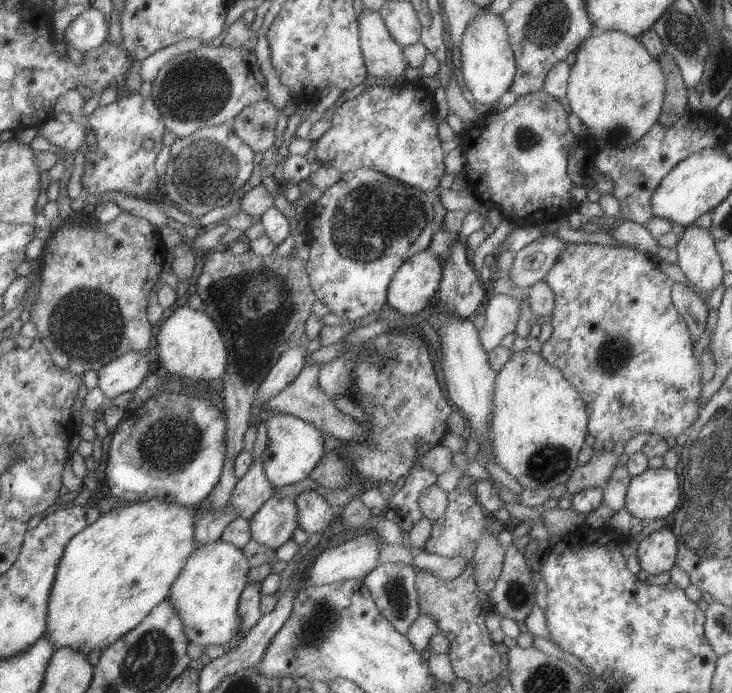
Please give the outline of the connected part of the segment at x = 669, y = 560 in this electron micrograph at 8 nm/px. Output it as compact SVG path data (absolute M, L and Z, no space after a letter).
M669 525L645 536L635 546L640 568L652 575L669 571L675 562L676 542Z

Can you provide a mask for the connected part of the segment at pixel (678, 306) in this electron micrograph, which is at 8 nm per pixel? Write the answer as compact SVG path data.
M682 283L671 285L670 297L675 310L687 325L691 340L695 342L706 331L708 306Z

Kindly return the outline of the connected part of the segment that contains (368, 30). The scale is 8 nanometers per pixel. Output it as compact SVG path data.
M363 10L356 16L358 24L359 48L364 58L368 76L389 79L403 79L404 61L401 46L397 44L379 11Z

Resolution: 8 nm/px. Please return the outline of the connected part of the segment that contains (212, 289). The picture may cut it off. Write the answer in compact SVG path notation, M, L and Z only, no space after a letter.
M216 247L213 250L206 252L199 260L199 264L197 264L197 271L196 277L193 282L193 286L191 291L195 292L202 302L202 307L200 308L201 312L205 313L211 320L216 324L217 328L220 332L221 340L223 340L223 344L226 350L226 365L223 374L220 376L223 388L223 399L222 403L224 404L223 412L226 422L225 427L225 458L223 461L222 471L218 480L218 483L213 486L211 492L200 502L199 508L201 509L220 509L221 507L226 507L230 500L231 489L233 485L237 482L237 477L233 474L233 467L234 467L234 460L236 454L239 454L243 448L243 437L245 431L247 430L248 418L250 417L250 406L252 405L252 400L254 399L257 387L259 383L266 377L267 371L269 367L272 367L279 357L285 354L286 350L291 347L302 347L303 349L306 348L309 338L306 335L305 330L305 321L311 313L311 304L316 300L315 295L310 287L310 282L307 276L307 273L304 269L304 264L301 262L295 255L289 258L289 256L285 258L279 258L272 254L260 257L253 254L251 250L247 251L246 253L240 255L234 255L233 253L229 252L228 247Z

